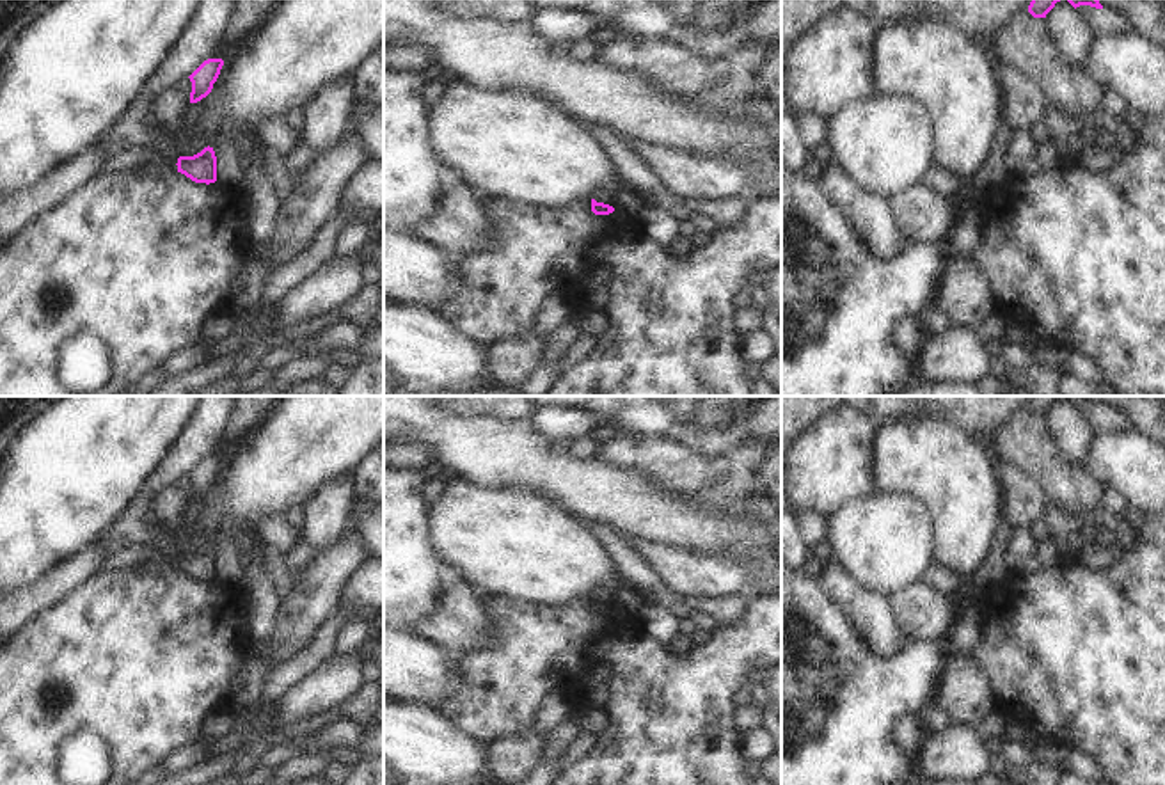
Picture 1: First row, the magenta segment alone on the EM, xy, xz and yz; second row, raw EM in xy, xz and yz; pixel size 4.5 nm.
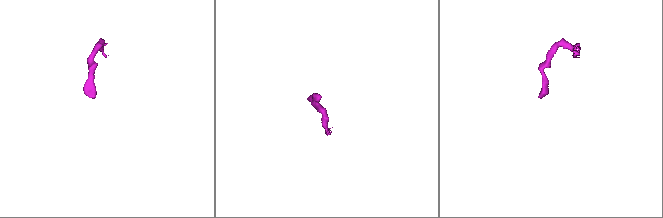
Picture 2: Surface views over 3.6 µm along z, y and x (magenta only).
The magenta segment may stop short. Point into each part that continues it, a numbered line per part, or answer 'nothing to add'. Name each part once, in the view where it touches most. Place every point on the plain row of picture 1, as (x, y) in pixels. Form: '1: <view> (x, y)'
nothing to add

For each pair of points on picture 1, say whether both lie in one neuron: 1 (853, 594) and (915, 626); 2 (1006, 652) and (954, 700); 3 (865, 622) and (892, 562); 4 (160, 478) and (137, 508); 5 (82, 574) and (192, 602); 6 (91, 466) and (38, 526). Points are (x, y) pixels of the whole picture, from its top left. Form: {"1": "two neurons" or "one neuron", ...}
{"1": "two neurons", "2": "two neurons", "3": "two neurons", "4": "one neuron", "5": "two neurons", "6": "one neuron"}

